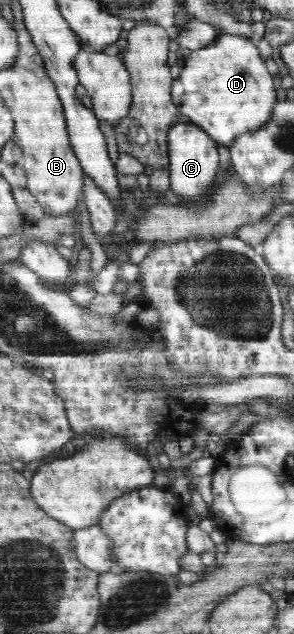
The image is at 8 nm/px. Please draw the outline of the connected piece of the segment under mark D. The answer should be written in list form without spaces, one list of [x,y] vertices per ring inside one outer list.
[[[220,31],[213,43],[193,50],[170,88],[173,104],[183,117],[207,132],[218,145],[230,147],[238,135],[265,125],[278,100],[273,77],[255,43]]]

